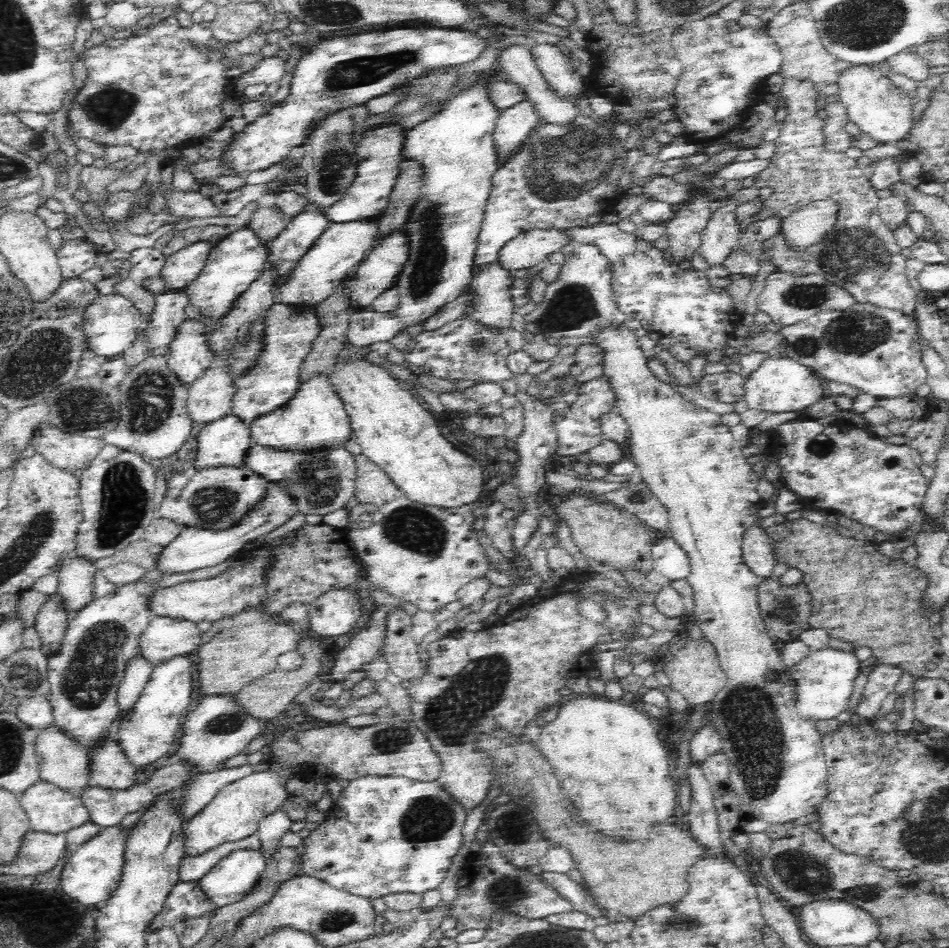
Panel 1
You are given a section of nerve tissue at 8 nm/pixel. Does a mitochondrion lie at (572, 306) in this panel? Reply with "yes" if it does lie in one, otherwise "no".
yes

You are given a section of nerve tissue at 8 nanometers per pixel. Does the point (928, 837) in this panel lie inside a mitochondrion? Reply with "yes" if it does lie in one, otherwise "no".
yes

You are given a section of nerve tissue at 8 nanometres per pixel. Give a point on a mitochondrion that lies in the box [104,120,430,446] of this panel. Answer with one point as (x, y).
(149, 401)

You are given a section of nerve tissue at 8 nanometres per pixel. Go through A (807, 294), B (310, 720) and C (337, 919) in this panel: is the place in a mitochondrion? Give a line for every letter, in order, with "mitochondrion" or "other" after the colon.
A: mitochondrion
B: other
C: mitochondrion

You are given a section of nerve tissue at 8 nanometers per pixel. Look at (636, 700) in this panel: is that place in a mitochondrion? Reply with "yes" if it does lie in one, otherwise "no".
no

